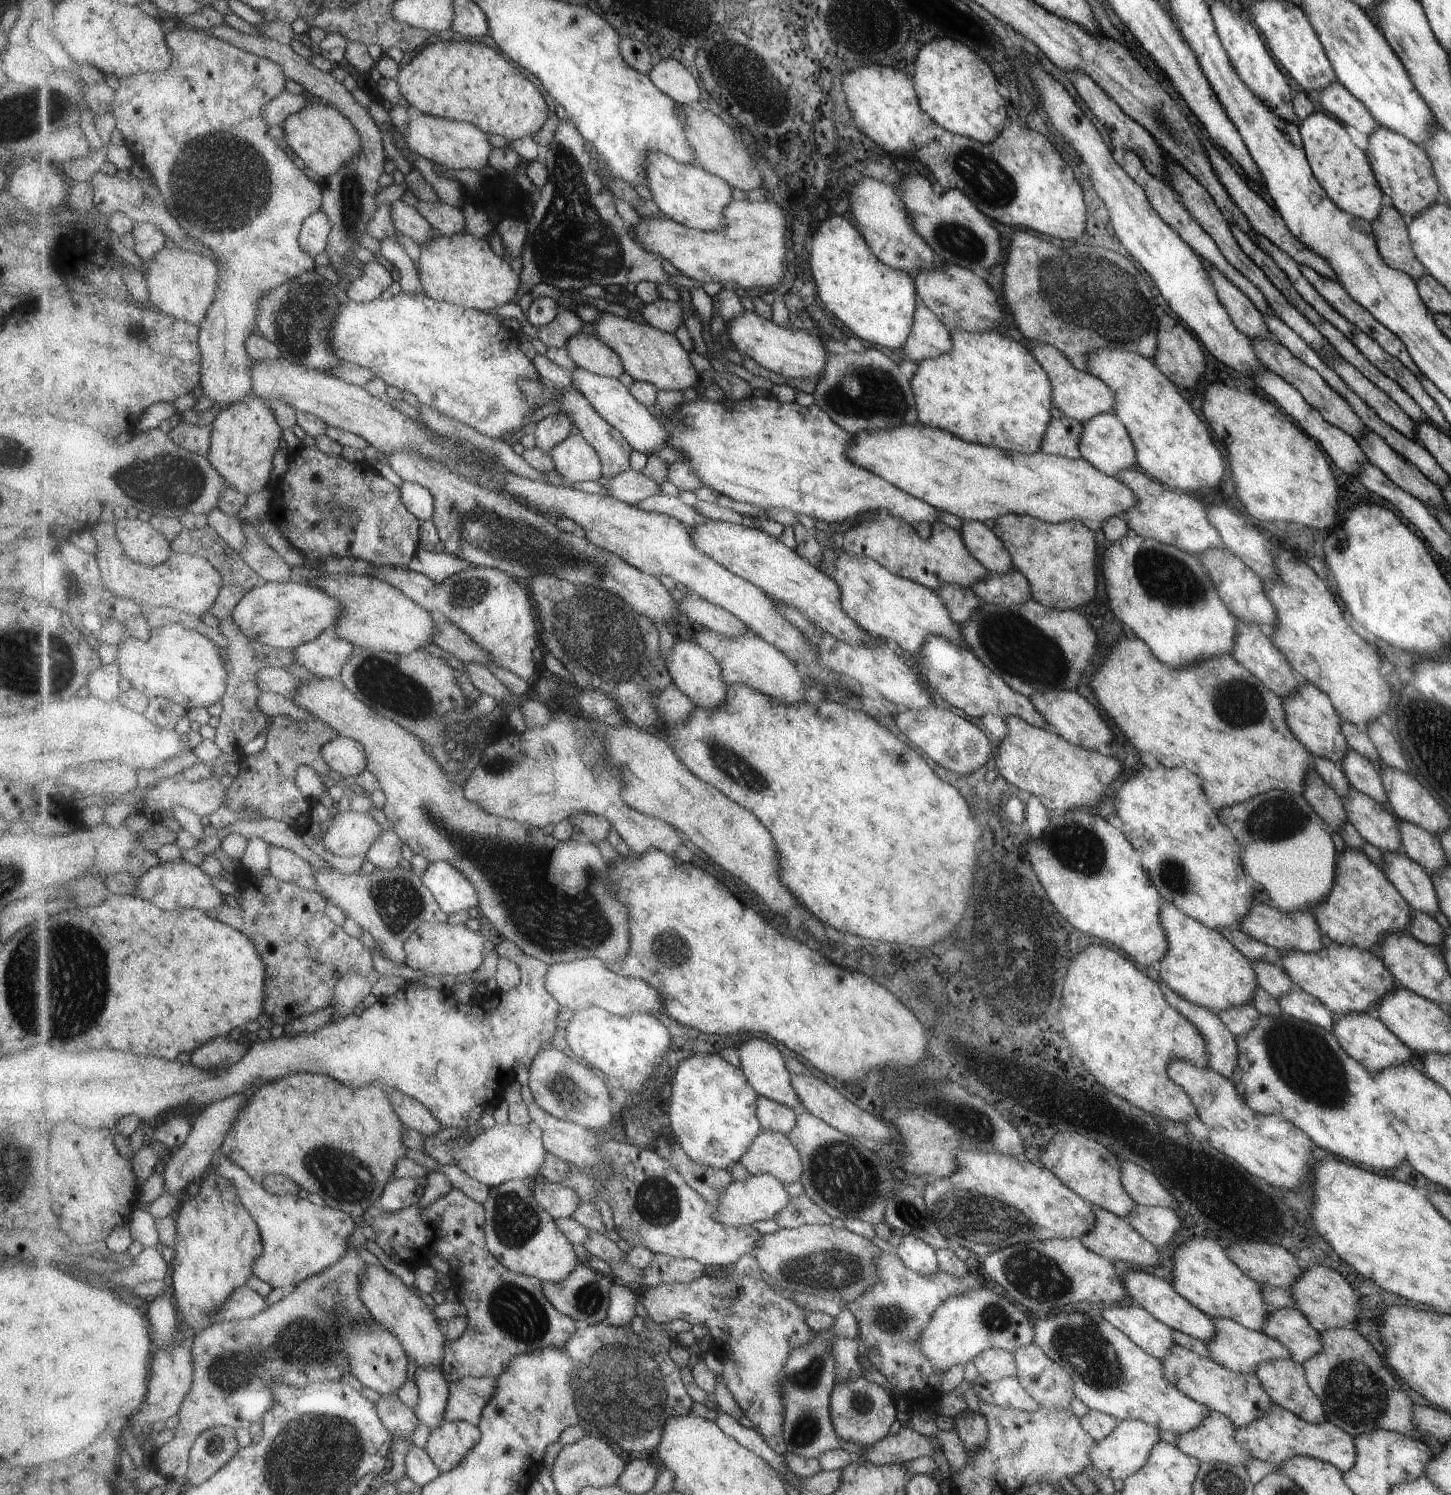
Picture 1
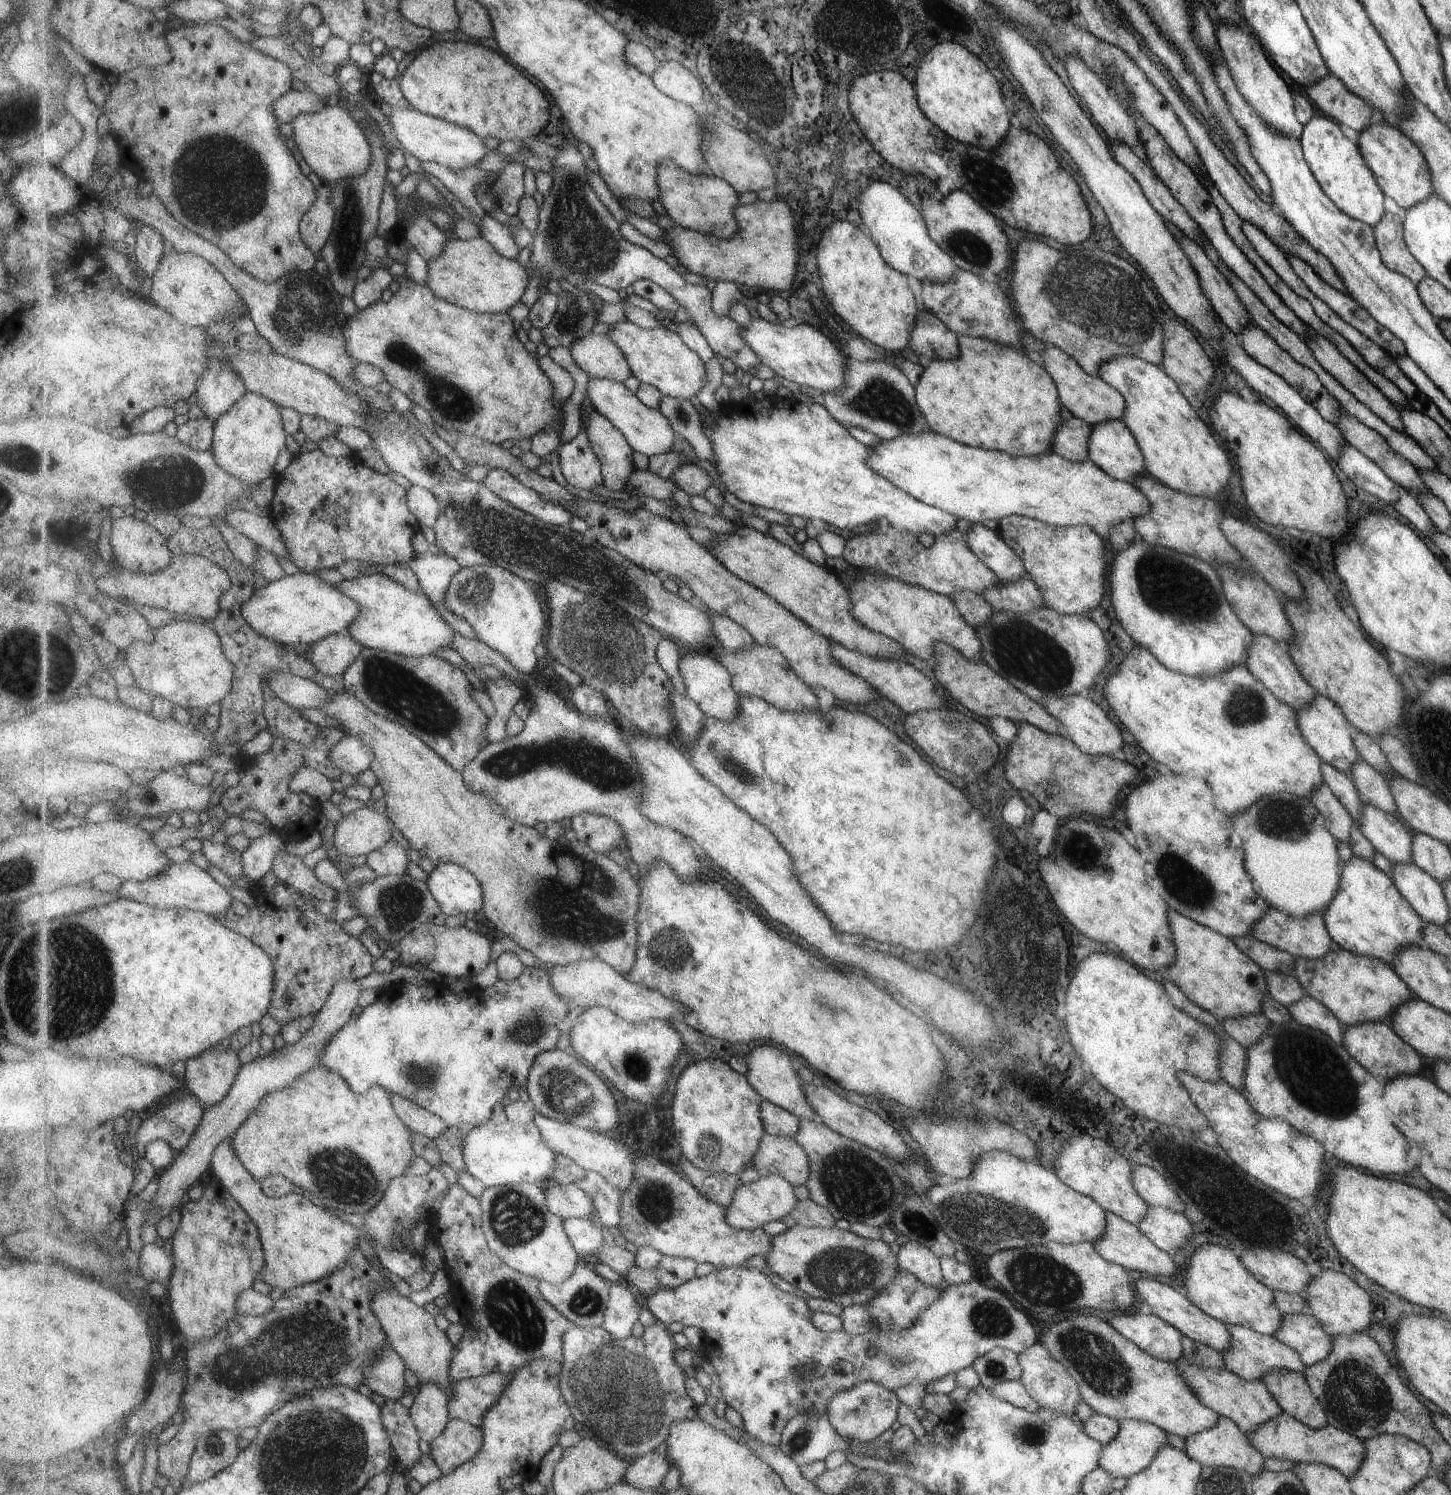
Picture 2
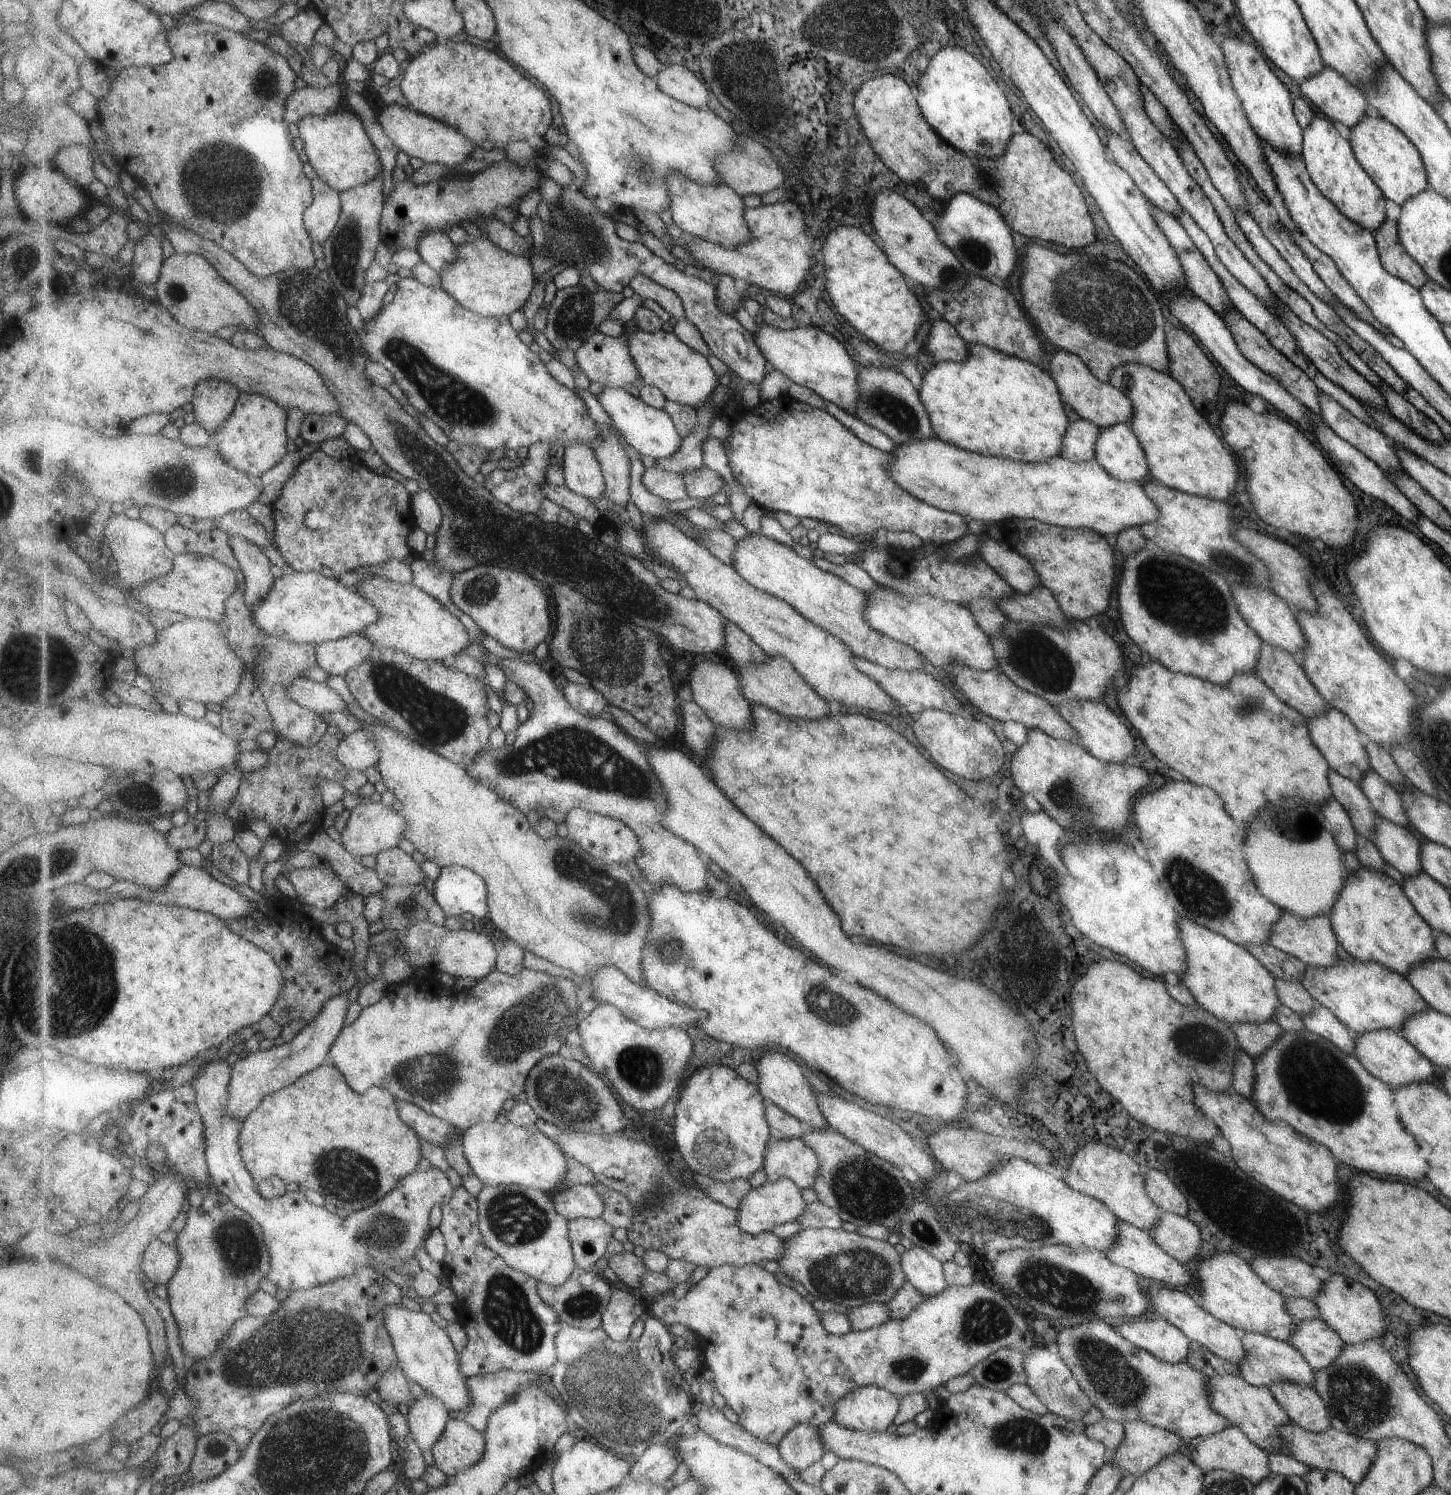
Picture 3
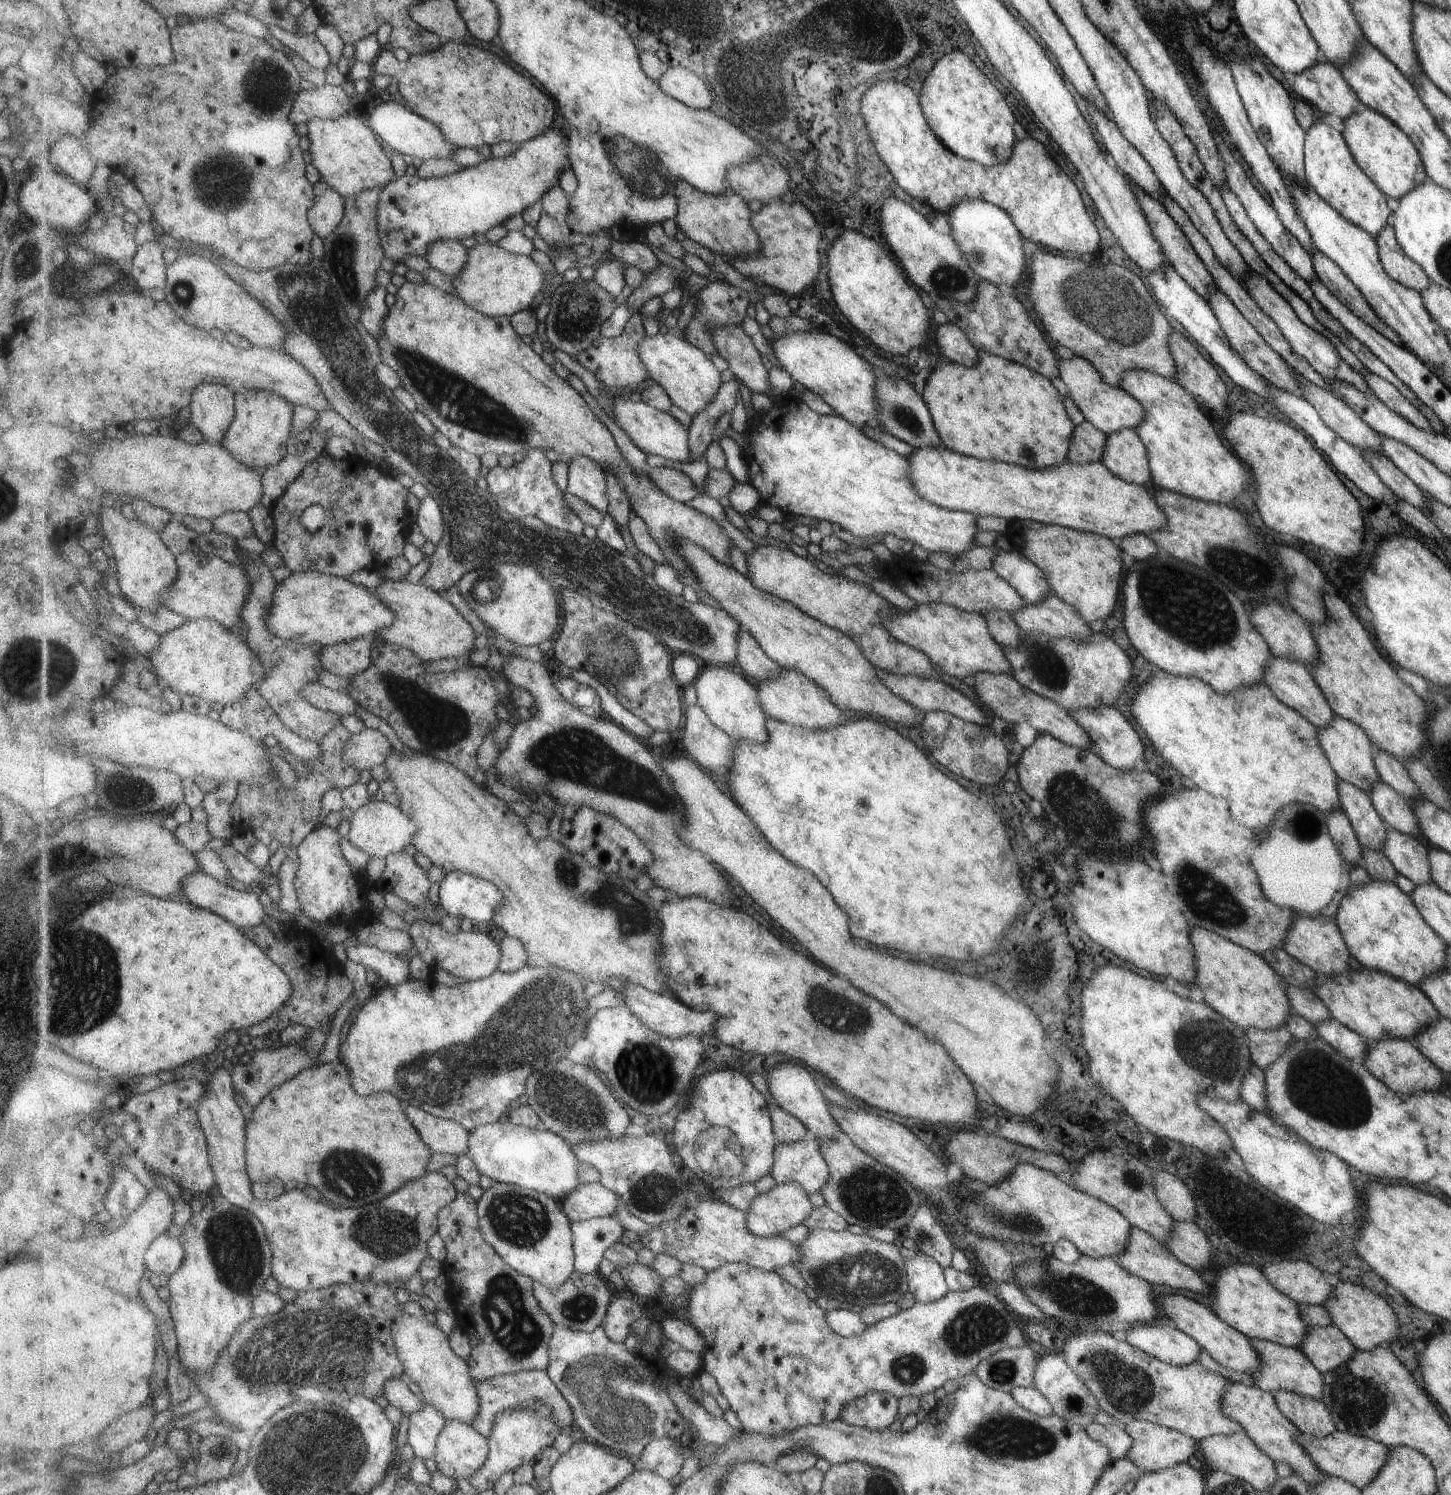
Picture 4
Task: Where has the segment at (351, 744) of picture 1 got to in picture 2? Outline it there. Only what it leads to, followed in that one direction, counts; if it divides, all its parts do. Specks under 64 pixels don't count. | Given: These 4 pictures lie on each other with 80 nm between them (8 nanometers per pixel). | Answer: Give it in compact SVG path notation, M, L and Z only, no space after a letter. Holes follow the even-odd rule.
M346 734L330 750L331 760L343 771L354 777L365 772L375 760L375 751L361 737Z

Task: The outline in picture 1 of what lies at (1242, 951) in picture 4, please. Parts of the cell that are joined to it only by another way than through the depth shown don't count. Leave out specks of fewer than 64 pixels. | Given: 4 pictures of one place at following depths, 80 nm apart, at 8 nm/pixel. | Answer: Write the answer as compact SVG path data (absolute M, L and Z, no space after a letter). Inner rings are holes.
M1167 899L1161 904L1159 920L1168 944L1166 955L1158 960L1159 983L1165 983L1187 1002L1215 1013L1250 1003L1253 987L1259 987L1251 960L1225 940L1219 931L1187 916Z

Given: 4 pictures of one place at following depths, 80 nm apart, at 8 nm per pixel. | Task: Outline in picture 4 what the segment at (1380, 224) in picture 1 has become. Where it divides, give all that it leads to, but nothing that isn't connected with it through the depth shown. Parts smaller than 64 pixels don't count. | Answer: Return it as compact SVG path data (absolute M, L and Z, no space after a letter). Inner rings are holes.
M1387 225L1374 236L1378 245L1378 257L1382 267L1399 284L1415 289L1418 293L1430 286L1430 277L1402 251L1394 235L1394 228Z

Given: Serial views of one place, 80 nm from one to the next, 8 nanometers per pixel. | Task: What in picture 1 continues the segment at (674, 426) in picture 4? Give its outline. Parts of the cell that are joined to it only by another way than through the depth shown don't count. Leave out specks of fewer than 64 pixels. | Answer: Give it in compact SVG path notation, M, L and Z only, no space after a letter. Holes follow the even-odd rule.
M575 367L569 370L574 380L574 387L581 391L594 404L597 412L618 428L630 440L634 450L641 453L654 454L659 447L667 444L670 432L666 426L653 414L653 410L641 404L630 391L630 388L623 386L623 382L615 377L602 377L583 367Z

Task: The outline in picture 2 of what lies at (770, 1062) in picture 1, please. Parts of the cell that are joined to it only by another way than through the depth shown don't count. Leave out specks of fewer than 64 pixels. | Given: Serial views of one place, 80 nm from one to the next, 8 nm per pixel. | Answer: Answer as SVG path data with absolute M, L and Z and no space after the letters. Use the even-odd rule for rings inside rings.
M753 1046L750 1049L746 1057L750 1068L747 1077L757 1092L760 1092L763 1100L771 1101L773 1104L795 1113L801 1120L809 1119L821 1122L822 1118L805 1094L803 1081L797 1074L798 1066L791 1061L791 1058L775 1046L759 1046L759 1048Z

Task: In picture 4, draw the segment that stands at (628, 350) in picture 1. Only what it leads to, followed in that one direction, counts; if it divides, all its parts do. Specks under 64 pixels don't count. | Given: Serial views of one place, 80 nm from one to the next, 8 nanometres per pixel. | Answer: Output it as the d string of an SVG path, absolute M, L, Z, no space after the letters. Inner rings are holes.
M657 333L644 338L639 343L638 351L650 378L663 386L673 404L687 412L692 419L715 400L722 387L721 372L708 354L683 337L677 338L672 333Z

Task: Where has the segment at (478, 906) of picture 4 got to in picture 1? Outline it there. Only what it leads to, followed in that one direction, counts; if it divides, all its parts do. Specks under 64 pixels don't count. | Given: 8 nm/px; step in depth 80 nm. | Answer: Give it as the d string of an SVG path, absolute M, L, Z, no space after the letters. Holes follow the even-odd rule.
M447 861L431 863L422 875L441 908L448 914L479 906L480 898L475 885Z

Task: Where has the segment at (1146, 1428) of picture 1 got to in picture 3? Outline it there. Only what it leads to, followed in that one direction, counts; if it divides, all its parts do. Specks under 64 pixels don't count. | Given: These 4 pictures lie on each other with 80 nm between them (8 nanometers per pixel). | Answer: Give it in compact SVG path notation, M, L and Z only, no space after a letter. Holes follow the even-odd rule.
M1127 1421L1122 1424L1124 1437L1115 1451L1109 1452L1105 1463L1133 1476L1149 1471L1161 1459L1178 1451L1181 1443L1187 1446L1187 1440L1141 1421Z

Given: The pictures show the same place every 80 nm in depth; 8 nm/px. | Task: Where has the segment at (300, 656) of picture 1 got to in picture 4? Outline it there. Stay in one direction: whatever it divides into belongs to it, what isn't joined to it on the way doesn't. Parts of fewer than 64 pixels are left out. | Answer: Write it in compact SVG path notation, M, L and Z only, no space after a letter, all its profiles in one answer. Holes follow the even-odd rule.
M368 637L327 645L320 654L325 671L351 678L373 664L375 642Z

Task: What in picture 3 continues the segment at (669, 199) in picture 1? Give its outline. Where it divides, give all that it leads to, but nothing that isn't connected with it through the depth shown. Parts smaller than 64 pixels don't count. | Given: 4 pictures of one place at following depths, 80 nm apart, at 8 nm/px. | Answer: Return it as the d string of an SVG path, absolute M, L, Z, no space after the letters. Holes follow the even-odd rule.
M668 172L666 178L670 192L670 214L673 222L687 237L699 237L725 248L739 247L752 239L746 223L746 207L743 197L734 188L723 182L702 185L679 172Z

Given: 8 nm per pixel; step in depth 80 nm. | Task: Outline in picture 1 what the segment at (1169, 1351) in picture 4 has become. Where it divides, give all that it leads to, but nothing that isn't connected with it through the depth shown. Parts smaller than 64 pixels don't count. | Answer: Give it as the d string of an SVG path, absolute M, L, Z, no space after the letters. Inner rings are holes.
M1133 1302L1107 1306L1100 1316L1156 1359L1162 1360L1175 1344L1171 1329Z

